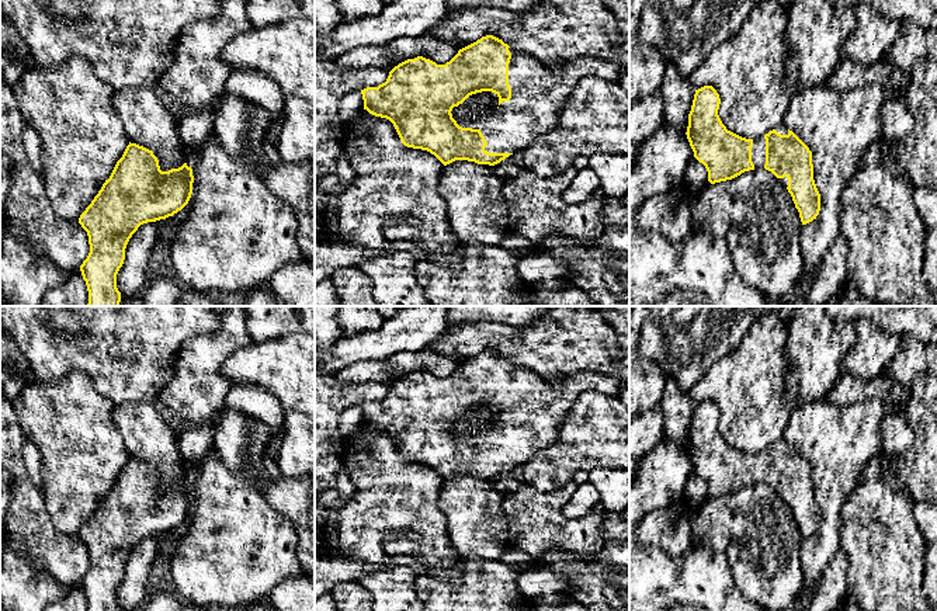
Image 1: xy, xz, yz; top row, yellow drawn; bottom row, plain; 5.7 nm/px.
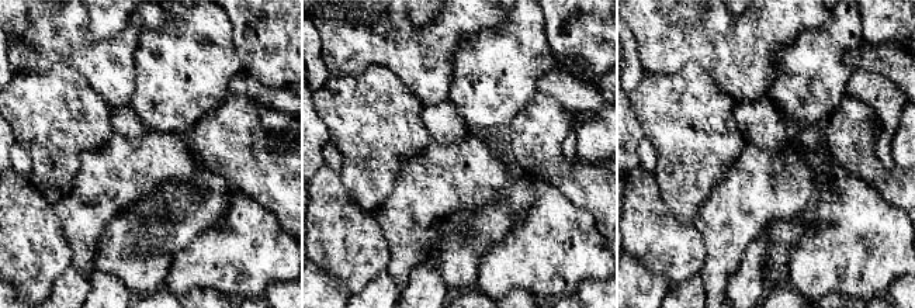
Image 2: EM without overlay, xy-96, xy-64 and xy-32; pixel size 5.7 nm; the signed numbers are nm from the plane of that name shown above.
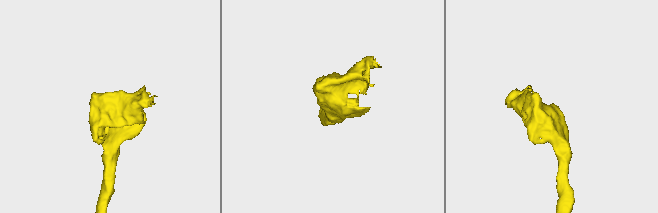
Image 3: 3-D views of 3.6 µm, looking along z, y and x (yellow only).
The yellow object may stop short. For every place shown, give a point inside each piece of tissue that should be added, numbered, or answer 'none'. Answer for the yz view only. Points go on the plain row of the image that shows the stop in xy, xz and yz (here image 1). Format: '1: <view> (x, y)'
1: yz (759, 460)

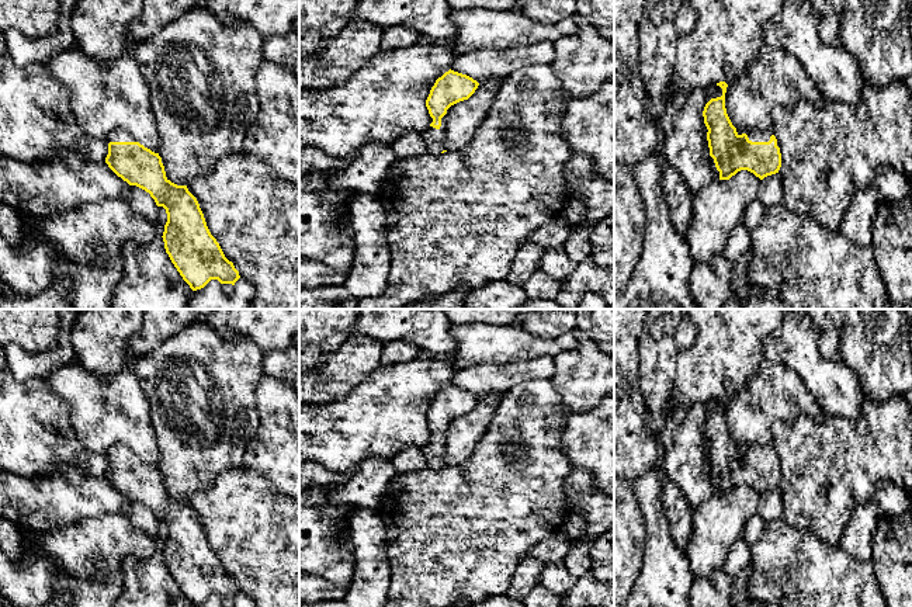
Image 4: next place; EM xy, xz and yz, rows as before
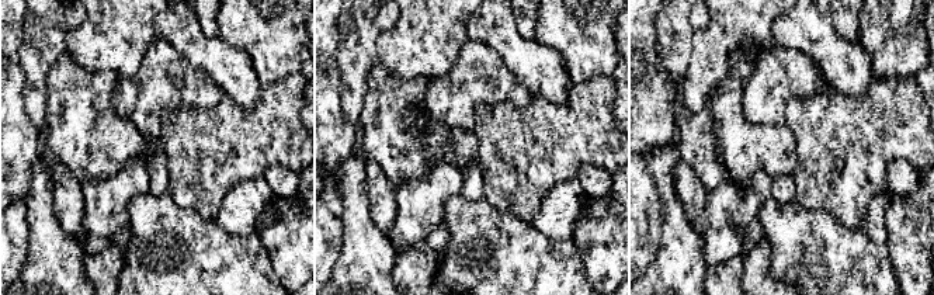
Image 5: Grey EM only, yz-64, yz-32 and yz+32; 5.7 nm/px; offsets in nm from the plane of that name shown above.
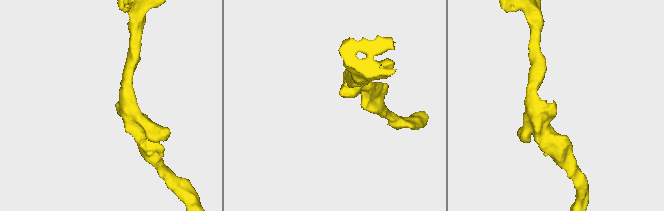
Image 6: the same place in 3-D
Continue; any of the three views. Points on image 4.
1: yz (755, 450)

